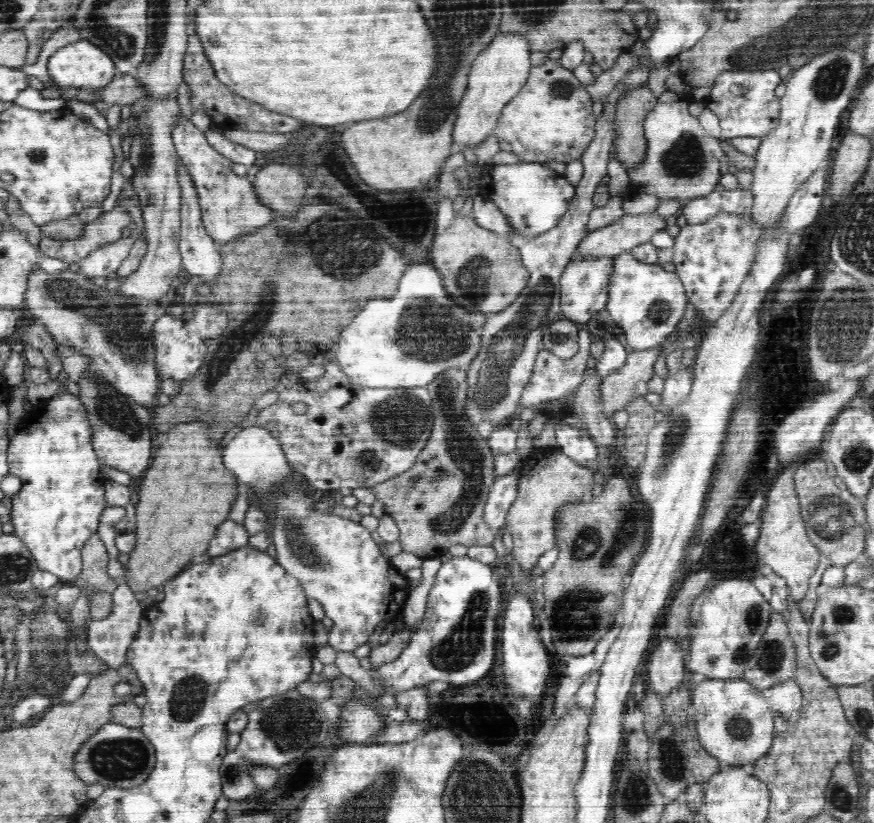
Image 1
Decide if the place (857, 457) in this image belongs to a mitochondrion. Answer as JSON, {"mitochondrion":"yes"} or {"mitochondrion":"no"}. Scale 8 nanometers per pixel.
{"mitochondrion":"yes"}

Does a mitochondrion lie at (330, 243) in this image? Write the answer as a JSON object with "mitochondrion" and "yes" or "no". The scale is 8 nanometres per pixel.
{"mitochondrion":"yes"}

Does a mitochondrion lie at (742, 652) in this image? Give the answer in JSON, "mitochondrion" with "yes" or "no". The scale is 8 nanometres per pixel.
{"mitochondrion":"yes"}

